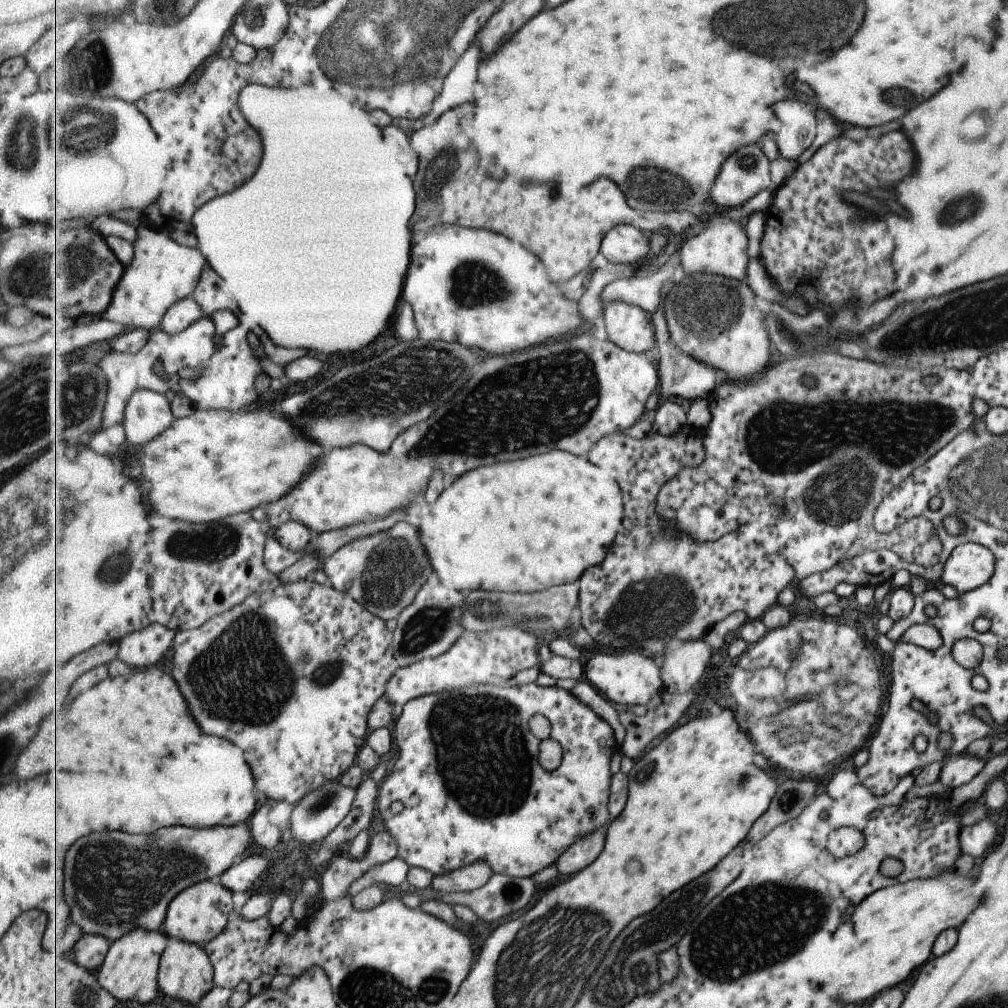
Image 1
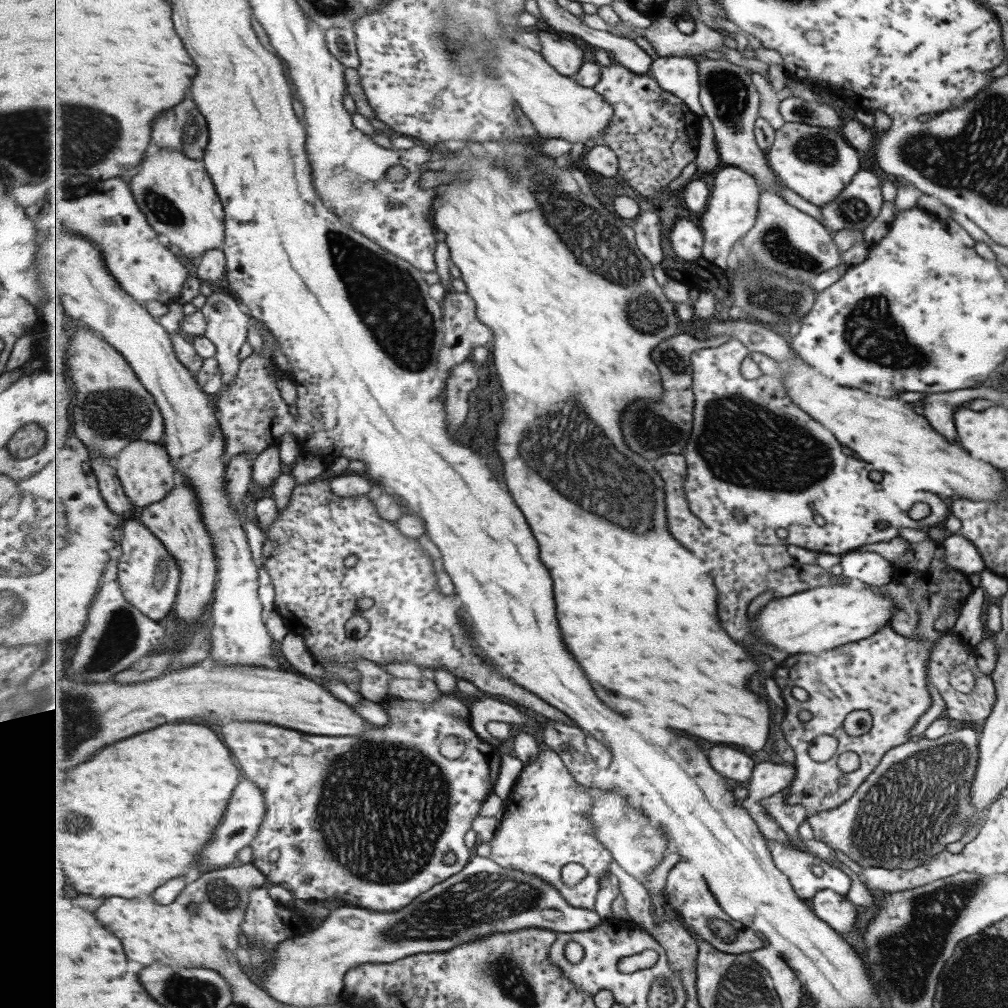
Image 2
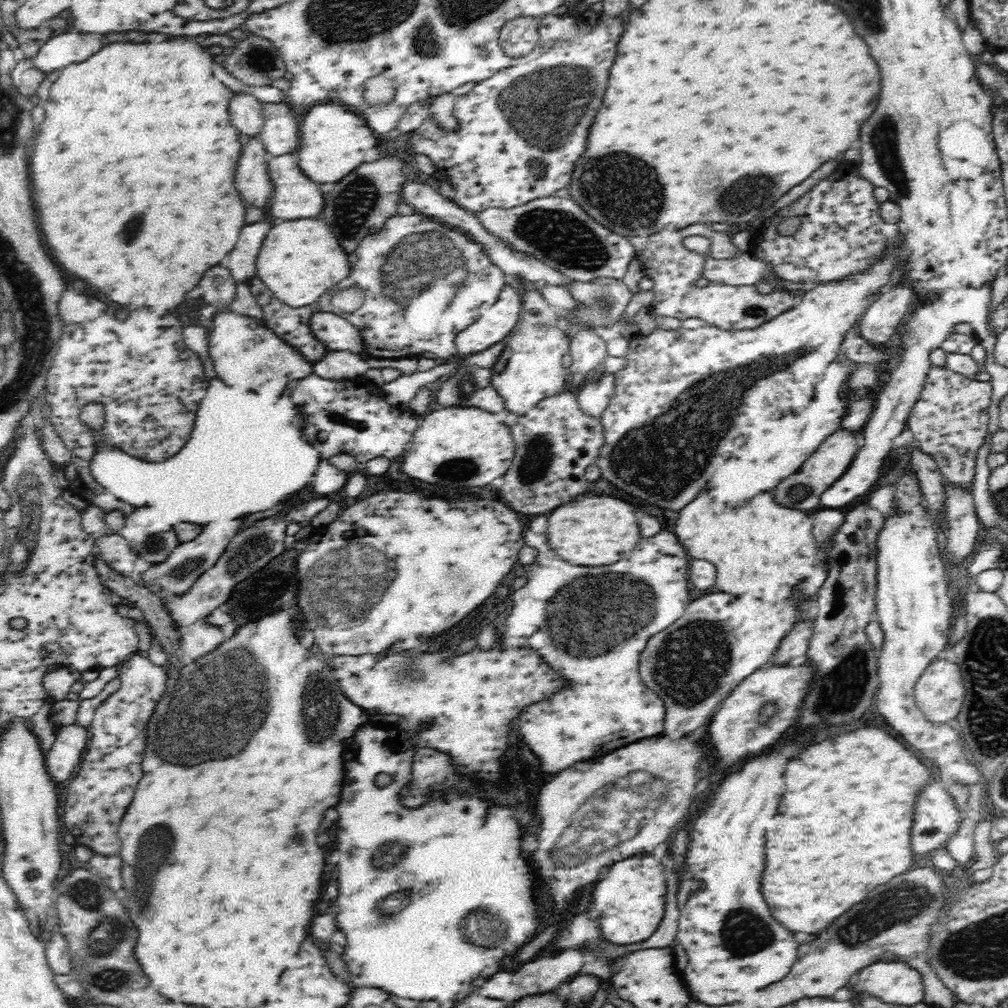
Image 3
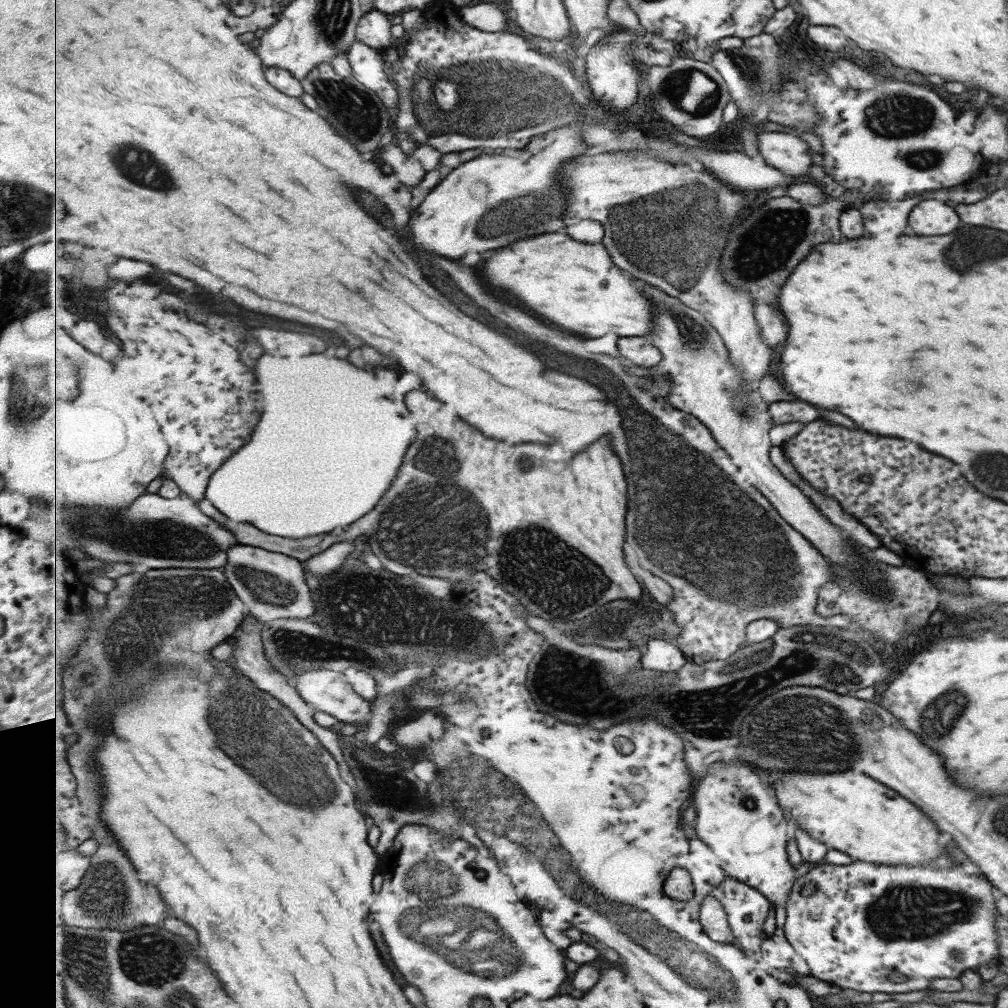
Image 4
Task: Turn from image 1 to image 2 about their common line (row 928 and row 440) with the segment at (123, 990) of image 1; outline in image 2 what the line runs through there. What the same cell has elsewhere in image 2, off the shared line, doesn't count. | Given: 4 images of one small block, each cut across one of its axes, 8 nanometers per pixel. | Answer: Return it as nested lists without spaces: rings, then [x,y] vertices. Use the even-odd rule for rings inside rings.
[[[134,440],[114,461],[119,478],[123,483],[126,495],[136,507],[143,509],[150,504],[162,501],[178,485],[177,470],[173,466],[172,457],[163,445],[153,444],[146,440]]]

